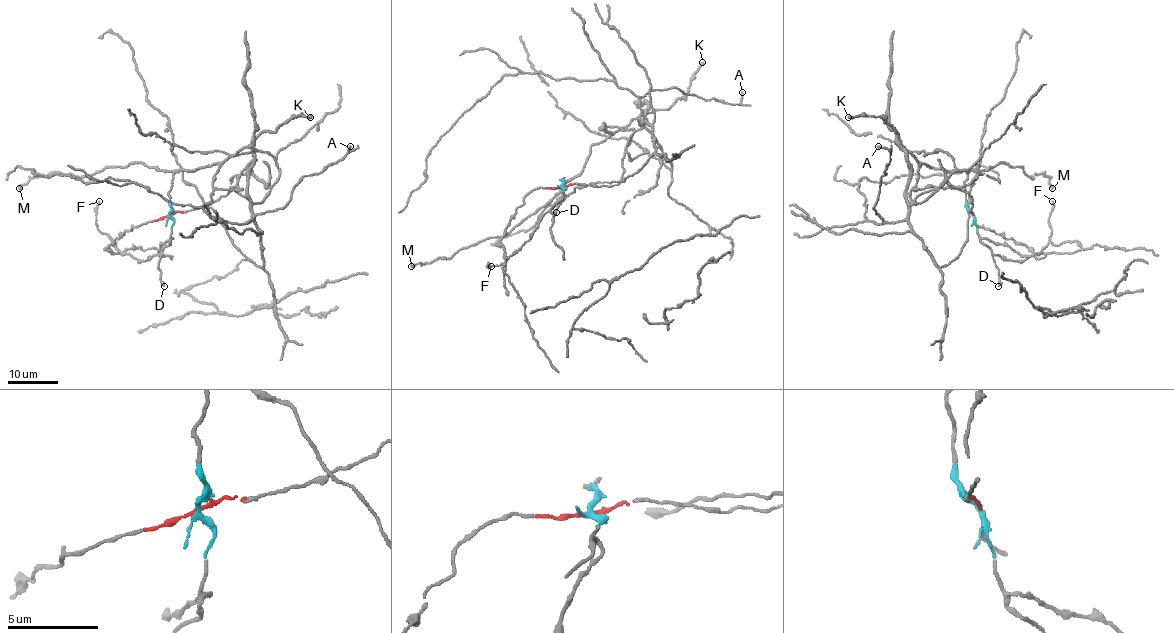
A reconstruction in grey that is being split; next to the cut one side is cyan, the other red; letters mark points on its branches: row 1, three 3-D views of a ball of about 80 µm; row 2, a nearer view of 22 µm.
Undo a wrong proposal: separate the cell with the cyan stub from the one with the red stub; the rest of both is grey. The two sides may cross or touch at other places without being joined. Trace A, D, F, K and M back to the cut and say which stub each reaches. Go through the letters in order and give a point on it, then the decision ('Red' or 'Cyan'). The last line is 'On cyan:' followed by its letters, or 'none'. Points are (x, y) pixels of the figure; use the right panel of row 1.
A: Place: (878, 146). Red
D: Place: (998, 286). Cyan
F: Place: (1052, 201). Cyan
K: Place: (848, 117). Cyan
M: Place: (1052, 188). Cyan
On cyan: D, F, K, M

